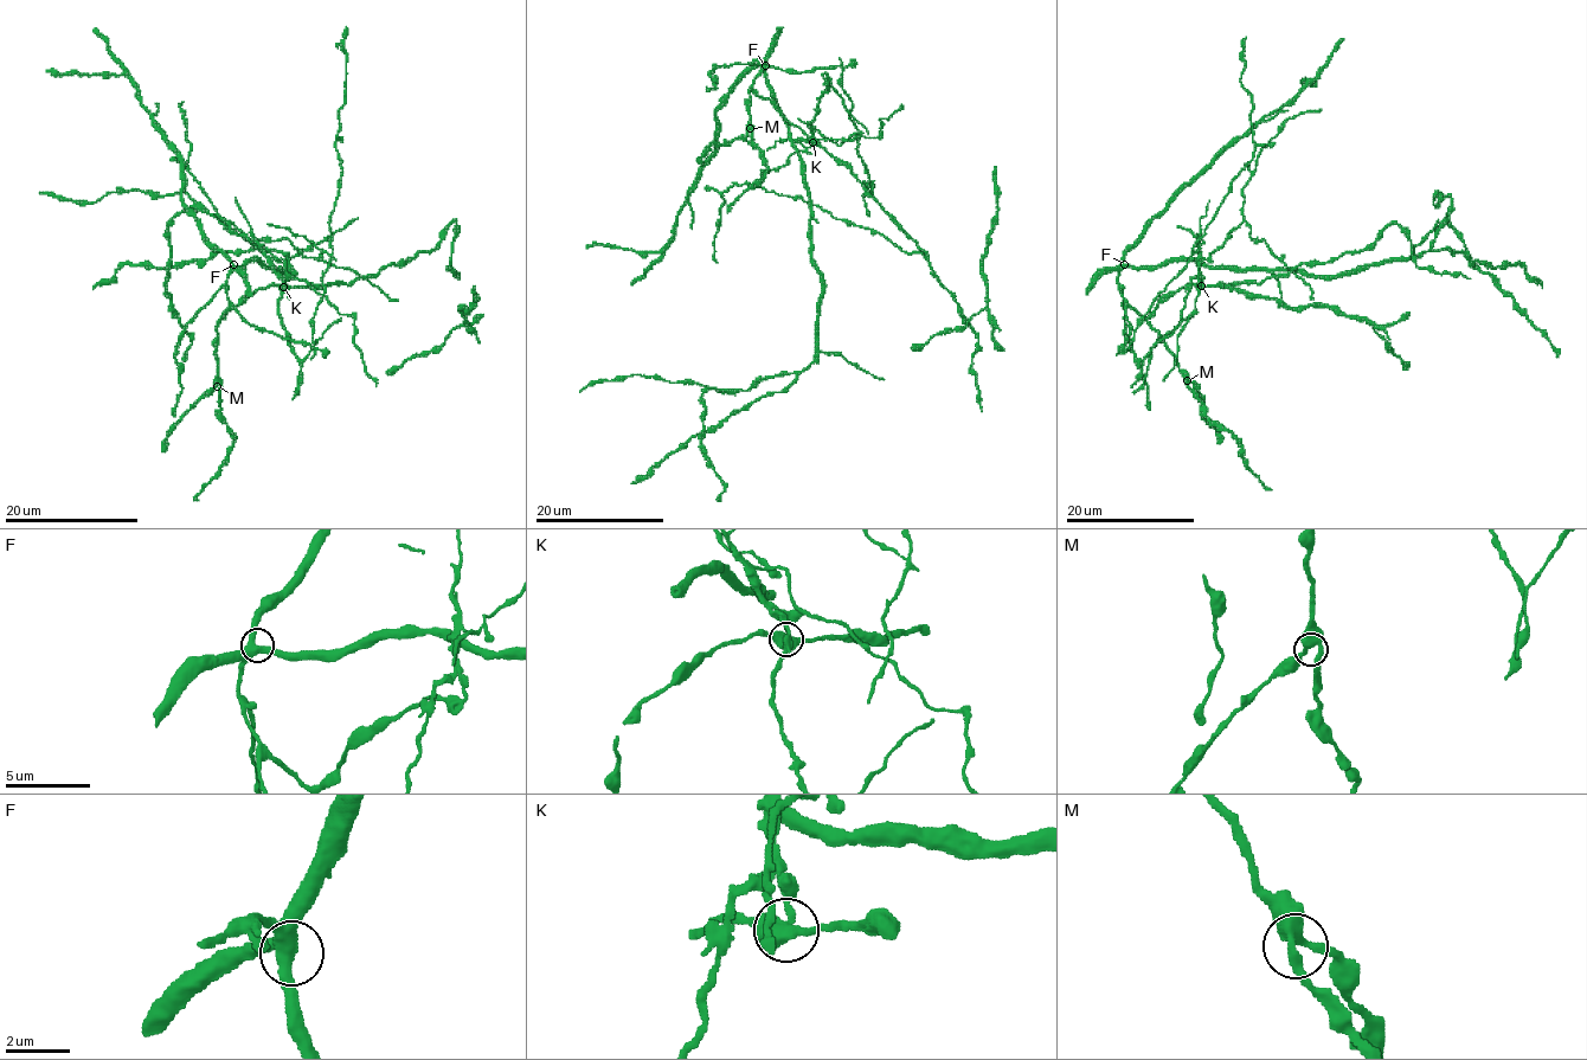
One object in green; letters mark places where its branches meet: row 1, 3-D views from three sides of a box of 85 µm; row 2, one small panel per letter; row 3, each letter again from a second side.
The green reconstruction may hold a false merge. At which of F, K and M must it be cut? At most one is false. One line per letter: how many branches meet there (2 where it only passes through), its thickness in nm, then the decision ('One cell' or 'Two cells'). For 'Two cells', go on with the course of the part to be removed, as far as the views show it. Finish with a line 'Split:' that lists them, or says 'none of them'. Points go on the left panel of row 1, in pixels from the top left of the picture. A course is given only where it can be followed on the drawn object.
F: Branches: 3. Thickness 400 nm. One cell
K: Branches: 3. Thickness 440 nm. Two cells
M: Branches: 3. Thickness 440 nm. One cell
Split: K

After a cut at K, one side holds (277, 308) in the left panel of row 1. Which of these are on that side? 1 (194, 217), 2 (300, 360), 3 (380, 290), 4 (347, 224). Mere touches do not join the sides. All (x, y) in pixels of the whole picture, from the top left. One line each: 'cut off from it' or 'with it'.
1: cut off from it
2: with it
3: with it
4: cut off from it

